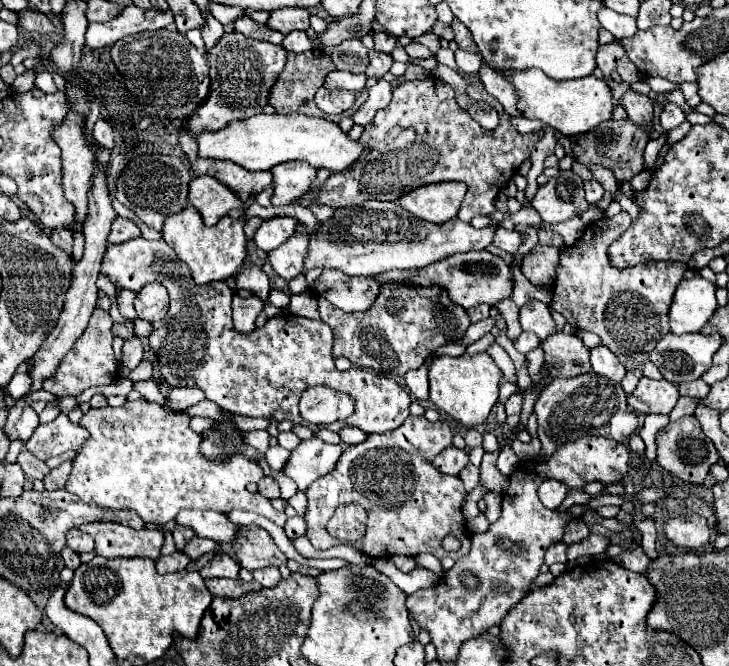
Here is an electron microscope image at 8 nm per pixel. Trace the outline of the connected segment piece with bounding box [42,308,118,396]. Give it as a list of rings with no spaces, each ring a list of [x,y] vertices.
[[[94,308],[84,334],[68,350],[68,356],[64,356],[64,360],[60,362],[60,368],[56,368],[56,376],[50,376],[48,380],[44,380],[42,388],[56,396],[78,396],[82,390],[86,390],[90,386],[114,382],[118,376],[118,364],[116,364],[114,352],[112,352],[112,332],[110,332],[112,324],[114,322],[108,312]]]

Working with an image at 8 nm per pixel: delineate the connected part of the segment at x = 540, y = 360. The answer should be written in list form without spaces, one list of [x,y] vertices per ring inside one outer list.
[[[539,346],[533,350],[531,350],[528,354],[526,354],[527,360],[527,369],[529,376],[534,382],[540,382],[543,387],[548,386],[550,382],[552,382],[553,378],[542,378],[540,376],[540,368],[542,368],[544,364],[544,352],[543,349]]]

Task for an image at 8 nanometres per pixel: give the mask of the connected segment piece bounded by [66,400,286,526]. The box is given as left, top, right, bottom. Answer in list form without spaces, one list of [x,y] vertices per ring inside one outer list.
[[[136,400],[120,408],[88,410],[80,426],[90,430],[90,438],[72,462],[66,490],[78,498],[104,508],[126,508],[142,516],[144,522],[166,524],[184,508],[232,512],[256,512],[278,526],[284,526],[286,514],[270,506],[260,494],[248,492],[248,484],[260,482],[264,476],[260,466],[242,454],[230,456],[222,464],[212,464],[200,456],[200,434],[188,426],[190,418],[168,412],[164,406]]]

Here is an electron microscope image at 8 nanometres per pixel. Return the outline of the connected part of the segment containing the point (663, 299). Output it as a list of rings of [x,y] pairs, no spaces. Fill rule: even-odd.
[[[622,210],[614,218],[600,218],[598,222],[588,224],[582,238],[576,244],[562,250],[560,264],[556,268],[554,290],[552,290],[554,296],[550,304],[576,330],[588,330],[588,332],[598,334],[602,338],[602,344],[608,346],[616,356],[638,354],[638,352],[650,354],[656,342],[664,334],[670,332],[668,308],[670,308],[676,286],[680,284],[680,280],[684,278],[684,272],[688,270],[684,262],[650,262],[650,264],[642,264],[642,266],[634,266],[626,270],[614,268],[608,260],[608,247],[624,233],[624,230],[628,230],[628,226],[630,226],[630,216],[628,212]]]

